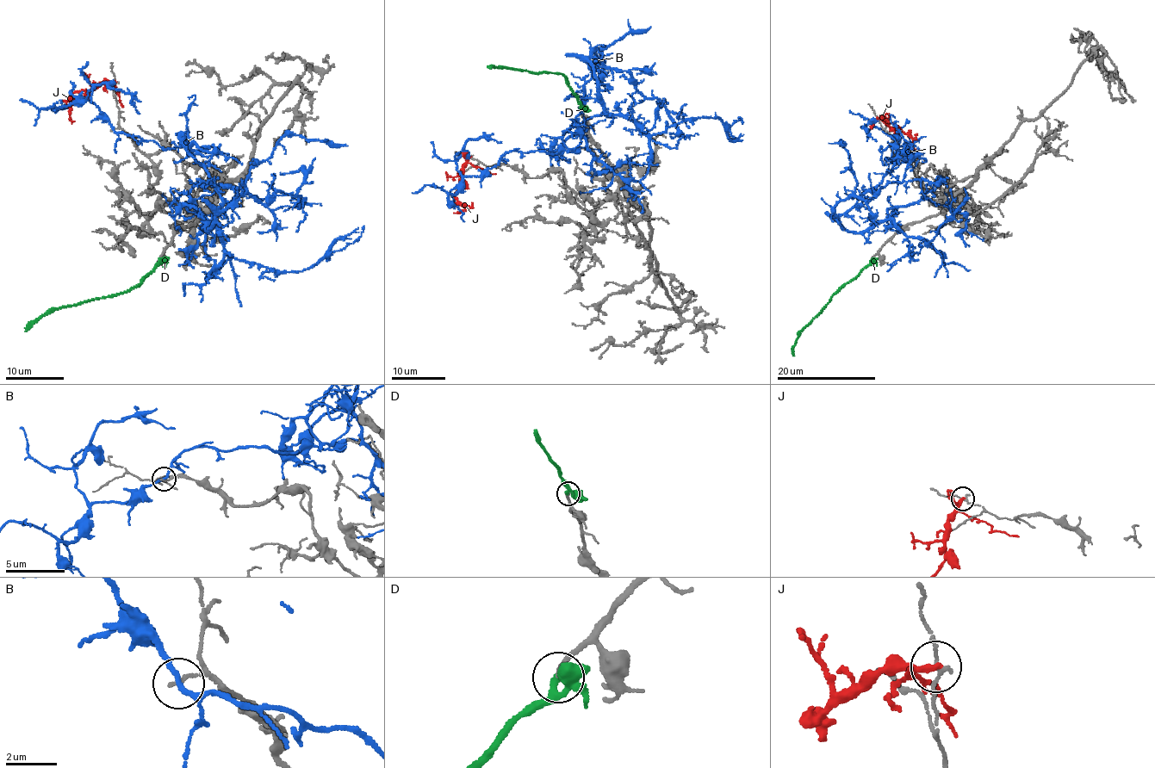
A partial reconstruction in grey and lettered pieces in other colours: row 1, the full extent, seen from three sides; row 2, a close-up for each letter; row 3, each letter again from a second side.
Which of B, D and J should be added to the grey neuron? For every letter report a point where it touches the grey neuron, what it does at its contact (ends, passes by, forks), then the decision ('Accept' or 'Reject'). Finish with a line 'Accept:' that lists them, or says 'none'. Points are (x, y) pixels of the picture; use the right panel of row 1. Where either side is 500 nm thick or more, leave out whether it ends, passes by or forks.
B: Touches grey at (891, 156). It passes by. Reject
D: Touches grey at (871, 260). It passes by. Accept
J: Touches grey at (877, 118). It passes by. Reject
Accept: D

